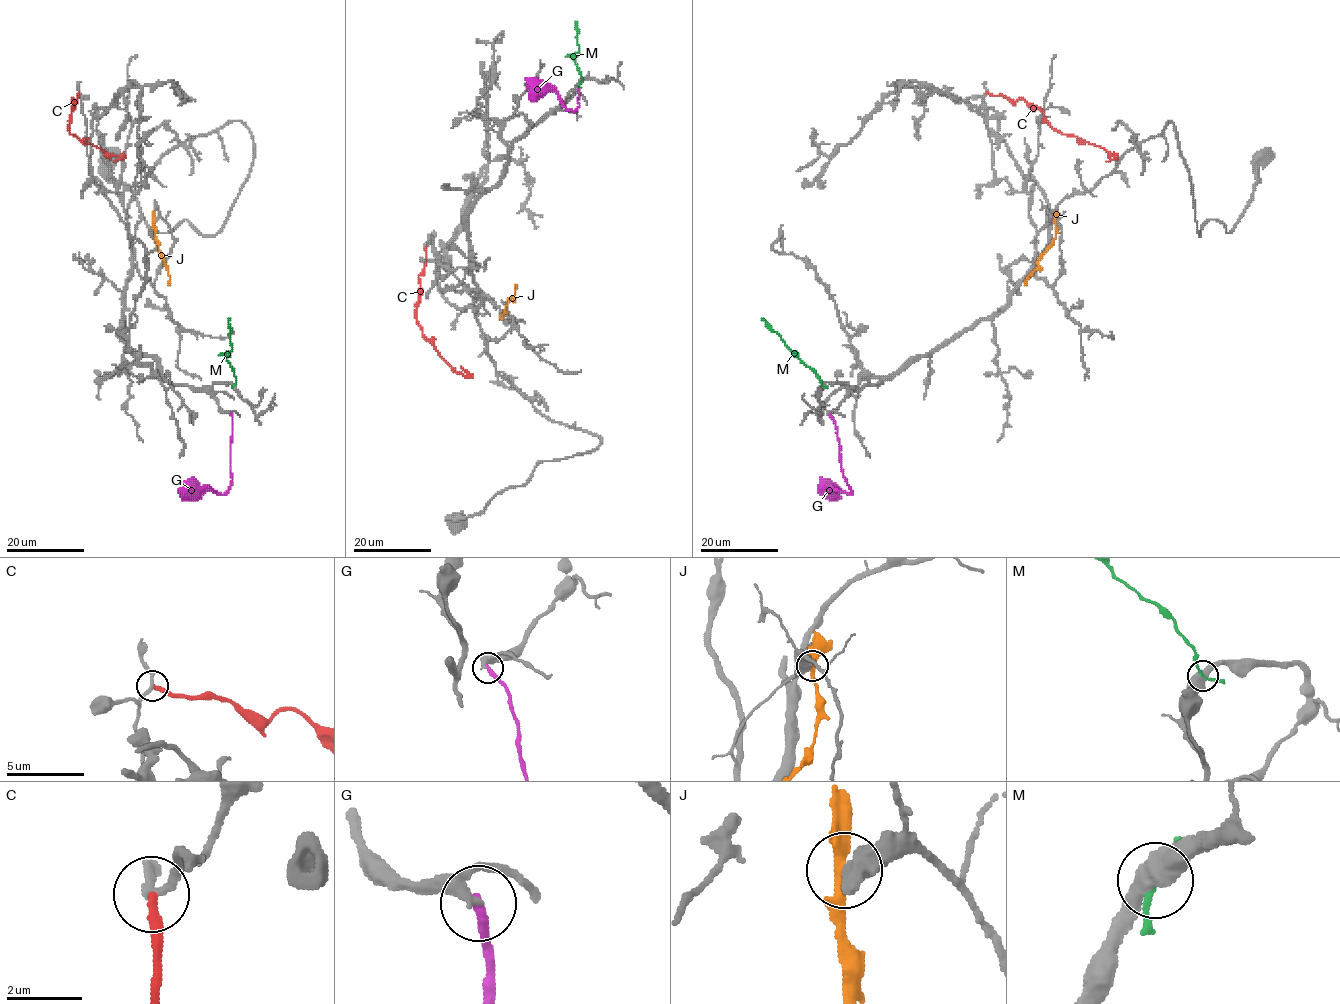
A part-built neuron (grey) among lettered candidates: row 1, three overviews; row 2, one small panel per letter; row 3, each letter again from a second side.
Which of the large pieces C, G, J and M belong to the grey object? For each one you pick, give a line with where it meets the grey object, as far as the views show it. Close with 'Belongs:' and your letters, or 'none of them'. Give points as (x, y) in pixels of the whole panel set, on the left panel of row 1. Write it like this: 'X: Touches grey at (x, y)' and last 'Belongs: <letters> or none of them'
Belongs: none of them

